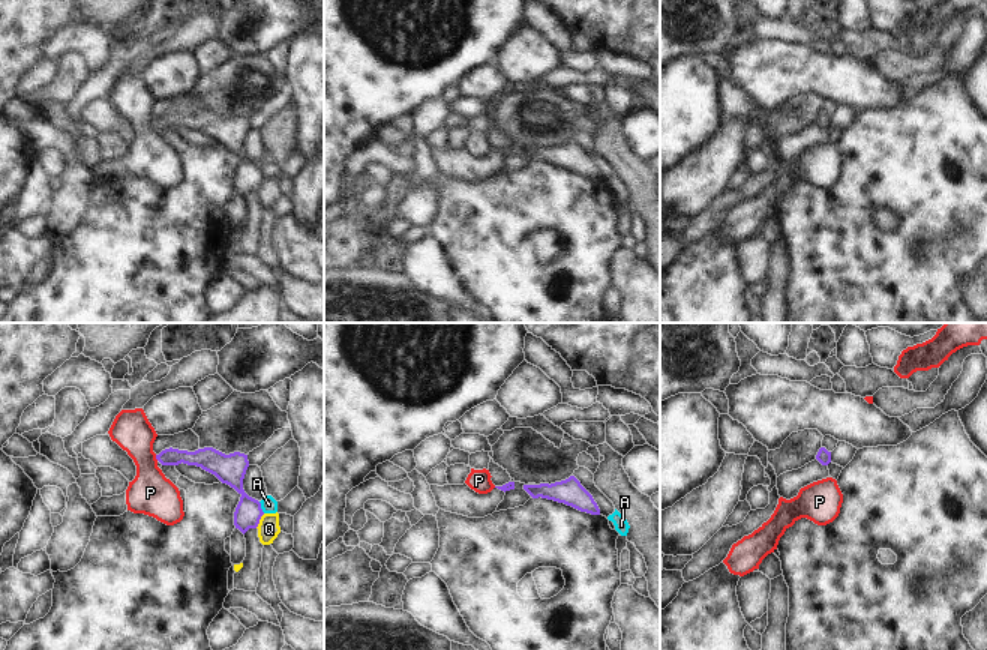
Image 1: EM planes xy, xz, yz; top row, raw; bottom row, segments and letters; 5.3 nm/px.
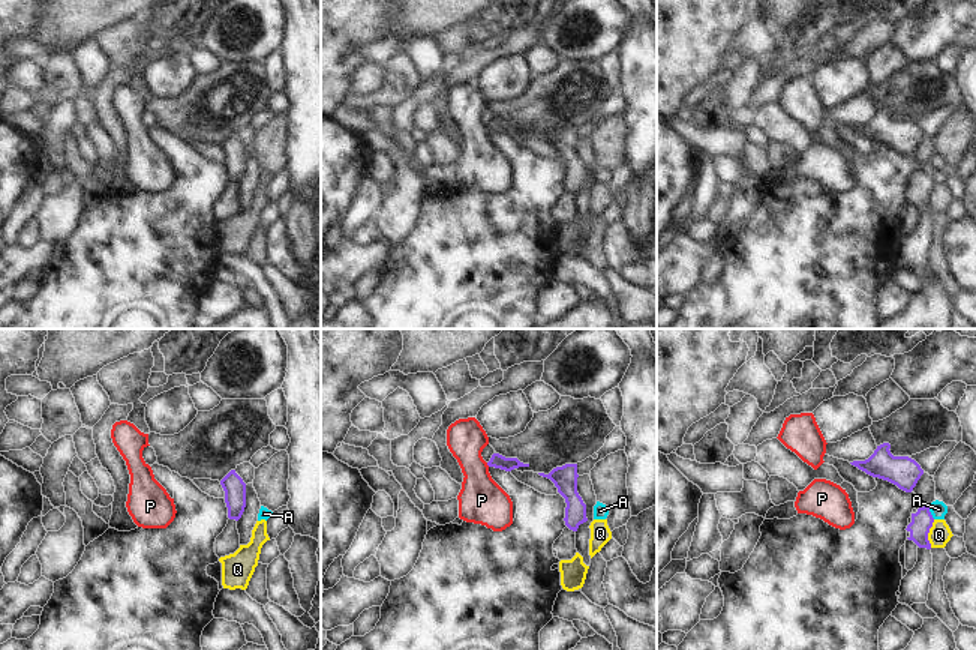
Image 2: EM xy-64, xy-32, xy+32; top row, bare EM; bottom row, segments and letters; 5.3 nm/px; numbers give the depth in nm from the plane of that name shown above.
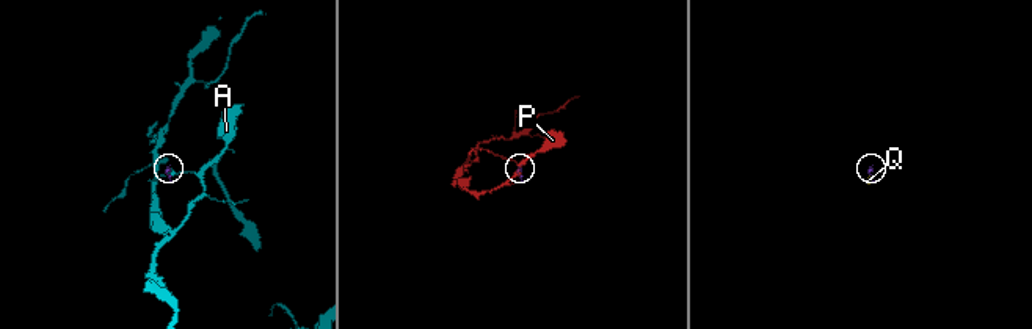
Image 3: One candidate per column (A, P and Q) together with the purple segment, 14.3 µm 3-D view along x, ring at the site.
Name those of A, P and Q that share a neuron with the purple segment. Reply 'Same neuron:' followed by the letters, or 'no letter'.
Same neuron: no letter

